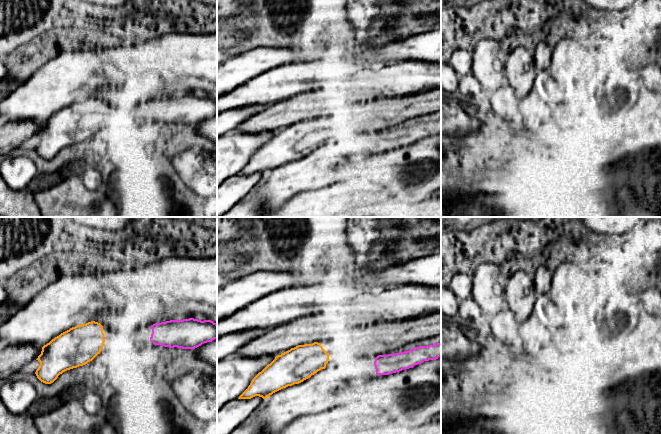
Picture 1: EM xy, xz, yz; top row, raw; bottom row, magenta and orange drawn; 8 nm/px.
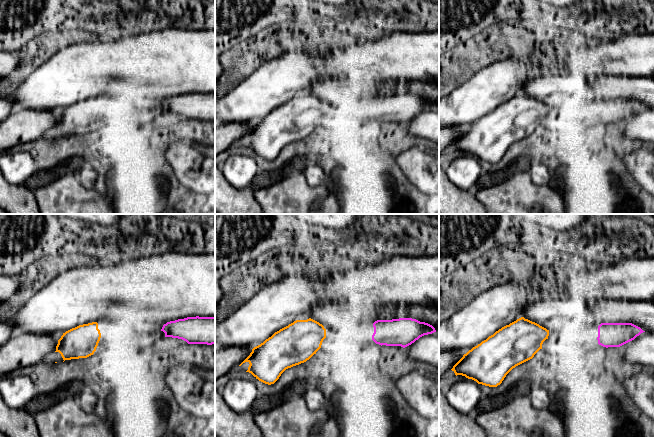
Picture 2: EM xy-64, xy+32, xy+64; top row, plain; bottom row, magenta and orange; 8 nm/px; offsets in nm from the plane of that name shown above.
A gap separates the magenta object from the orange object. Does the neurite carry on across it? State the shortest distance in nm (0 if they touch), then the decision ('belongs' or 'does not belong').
gap 360 nm; belongs

